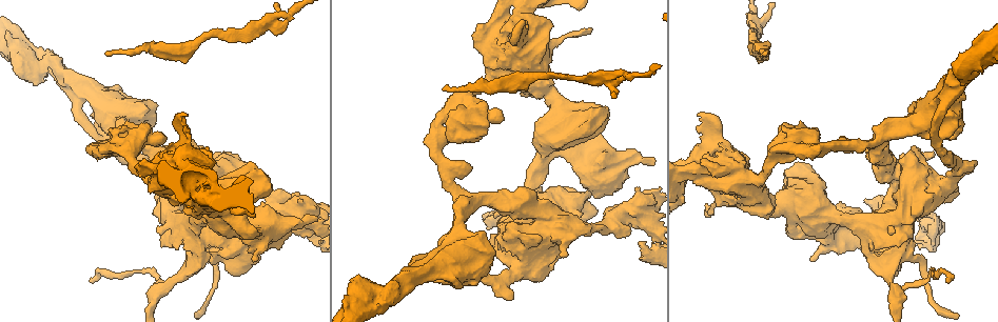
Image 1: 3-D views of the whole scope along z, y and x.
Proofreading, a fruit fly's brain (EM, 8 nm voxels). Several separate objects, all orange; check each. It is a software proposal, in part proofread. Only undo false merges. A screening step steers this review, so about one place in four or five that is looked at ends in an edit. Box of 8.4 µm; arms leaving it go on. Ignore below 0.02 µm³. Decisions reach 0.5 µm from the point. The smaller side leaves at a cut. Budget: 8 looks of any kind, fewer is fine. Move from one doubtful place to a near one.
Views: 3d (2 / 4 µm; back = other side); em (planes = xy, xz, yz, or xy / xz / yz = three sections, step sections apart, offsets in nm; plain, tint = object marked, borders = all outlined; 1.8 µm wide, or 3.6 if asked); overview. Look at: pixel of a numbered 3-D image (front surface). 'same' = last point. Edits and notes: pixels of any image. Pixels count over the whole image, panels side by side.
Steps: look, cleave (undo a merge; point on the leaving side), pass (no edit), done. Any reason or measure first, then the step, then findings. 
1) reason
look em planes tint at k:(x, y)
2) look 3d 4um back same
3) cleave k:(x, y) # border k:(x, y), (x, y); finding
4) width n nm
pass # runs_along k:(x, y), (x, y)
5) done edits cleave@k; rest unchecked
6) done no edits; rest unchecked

arms part here
look em 3.6um xy step 16 tint at 1:(607, 77)

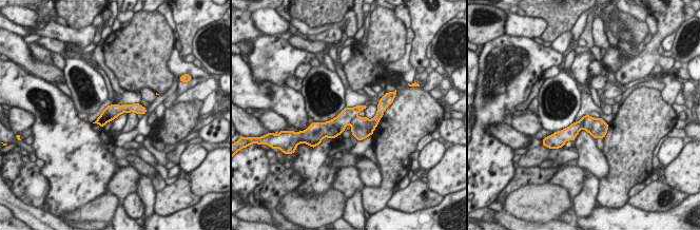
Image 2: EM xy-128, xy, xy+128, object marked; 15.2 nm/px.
another direction
look em 3.6um planes tint same

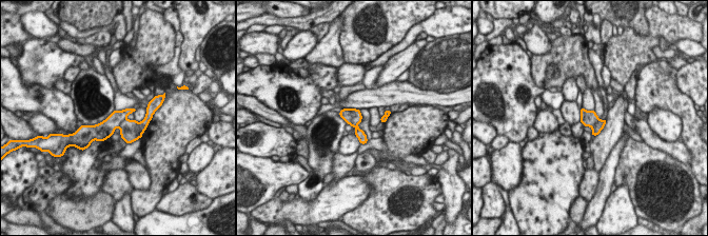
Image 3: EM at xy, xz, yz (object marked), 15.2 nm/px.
width 240 nm
cleave 3:(600, 124) # border 3:(600, 119), (592, 129); a second neuron is stuck on

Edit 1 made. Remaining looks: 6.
look 3d 4um at 1:(229, 214)

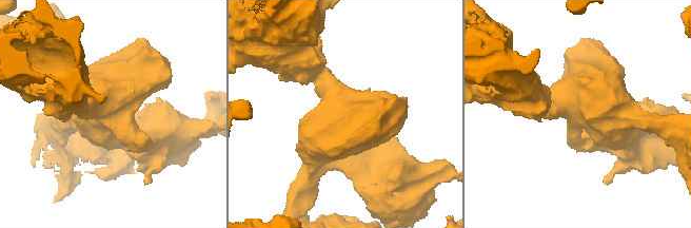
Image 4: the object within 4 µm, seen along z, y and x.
now the EM
look em 3.6um yz step 8 tint at 4:(112, 113)

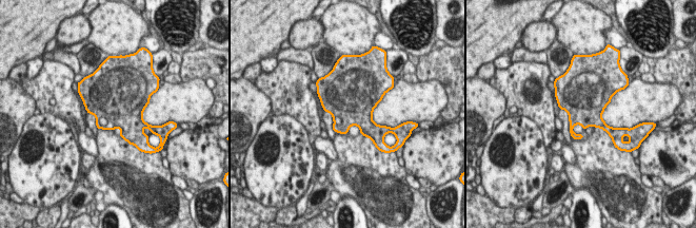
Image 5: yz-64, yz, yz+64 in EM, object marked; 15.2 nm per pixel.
another direction
look em 3.6um planes tint same

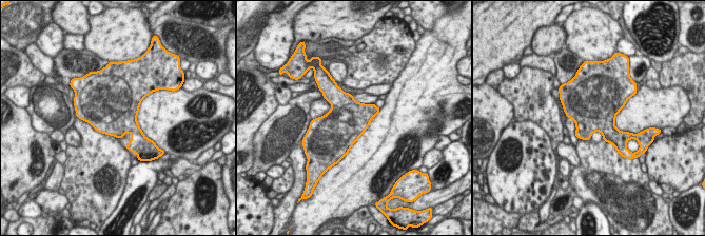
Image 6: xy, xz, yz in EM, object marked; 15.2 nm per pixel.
pass # all the same neuron

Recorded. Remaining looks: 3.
narrows sharply
look 3d 2um at 1:(745, 175)

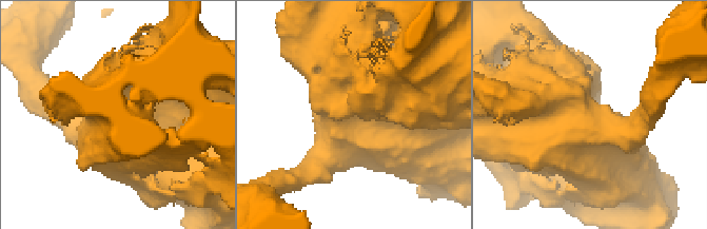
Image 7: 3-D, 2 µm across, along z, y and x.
look em planes borders at 7:(584, 117)

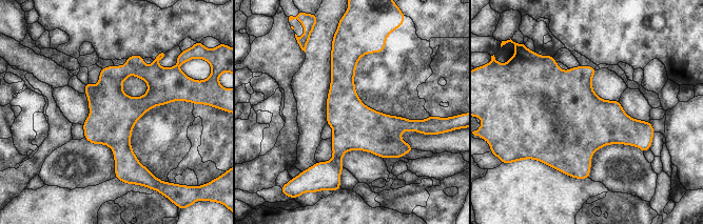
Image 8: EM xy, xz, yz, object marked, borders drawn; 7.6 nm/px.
width 340 nm
pass # runs_along 8:(347, 49), (336, 174); one neuron here

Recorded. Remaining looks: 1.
done edits cleave@3; rest unchecked

